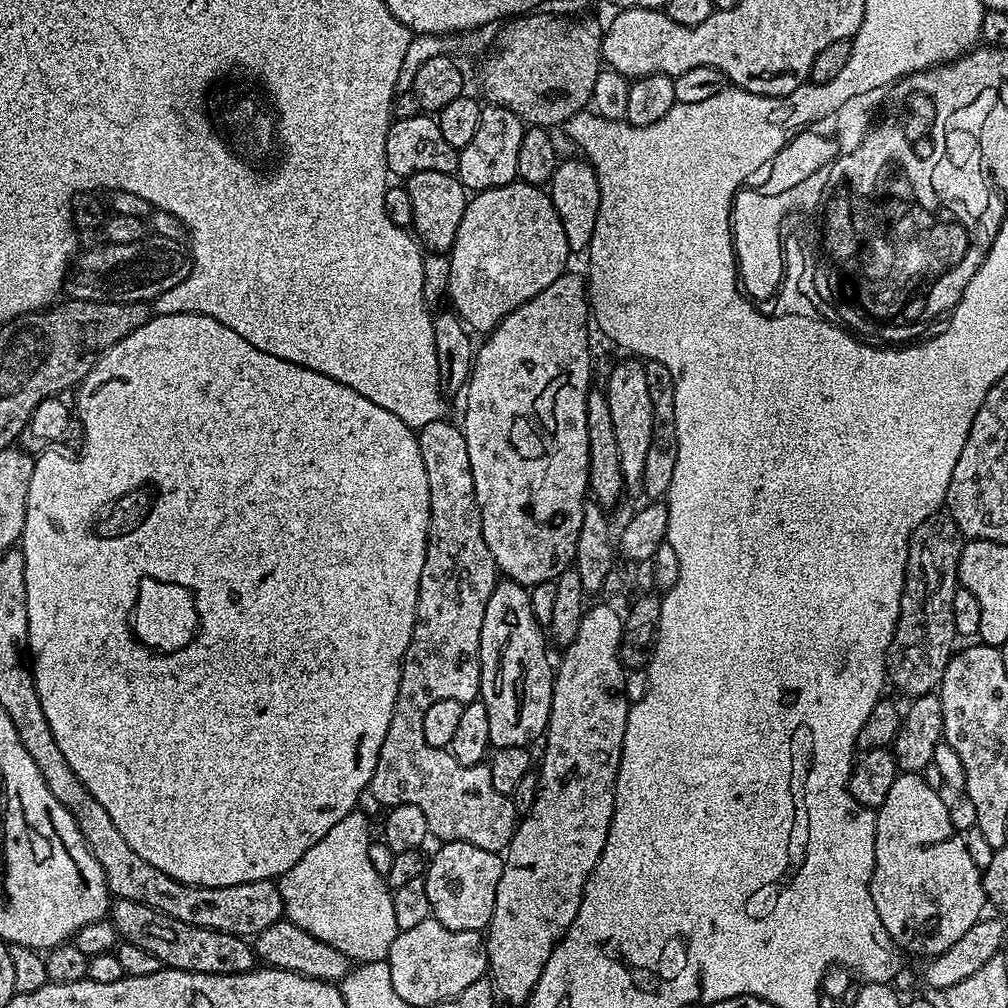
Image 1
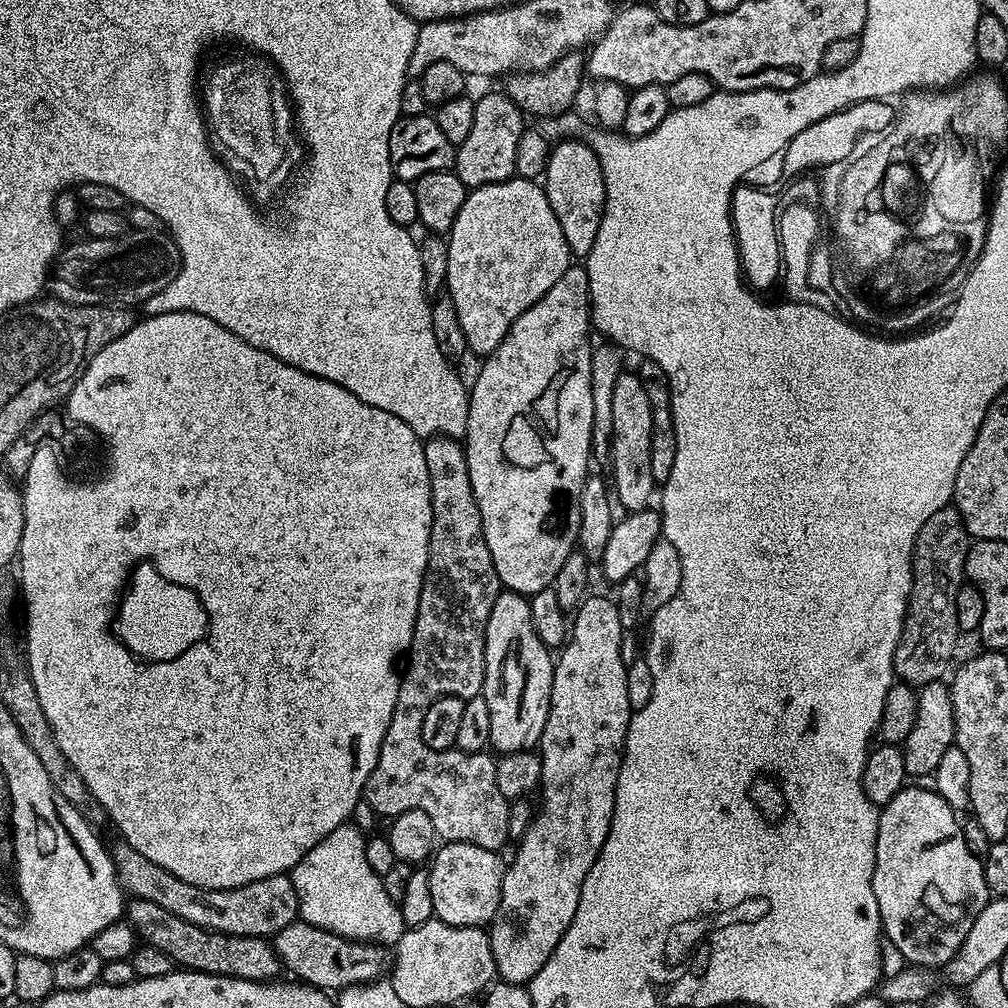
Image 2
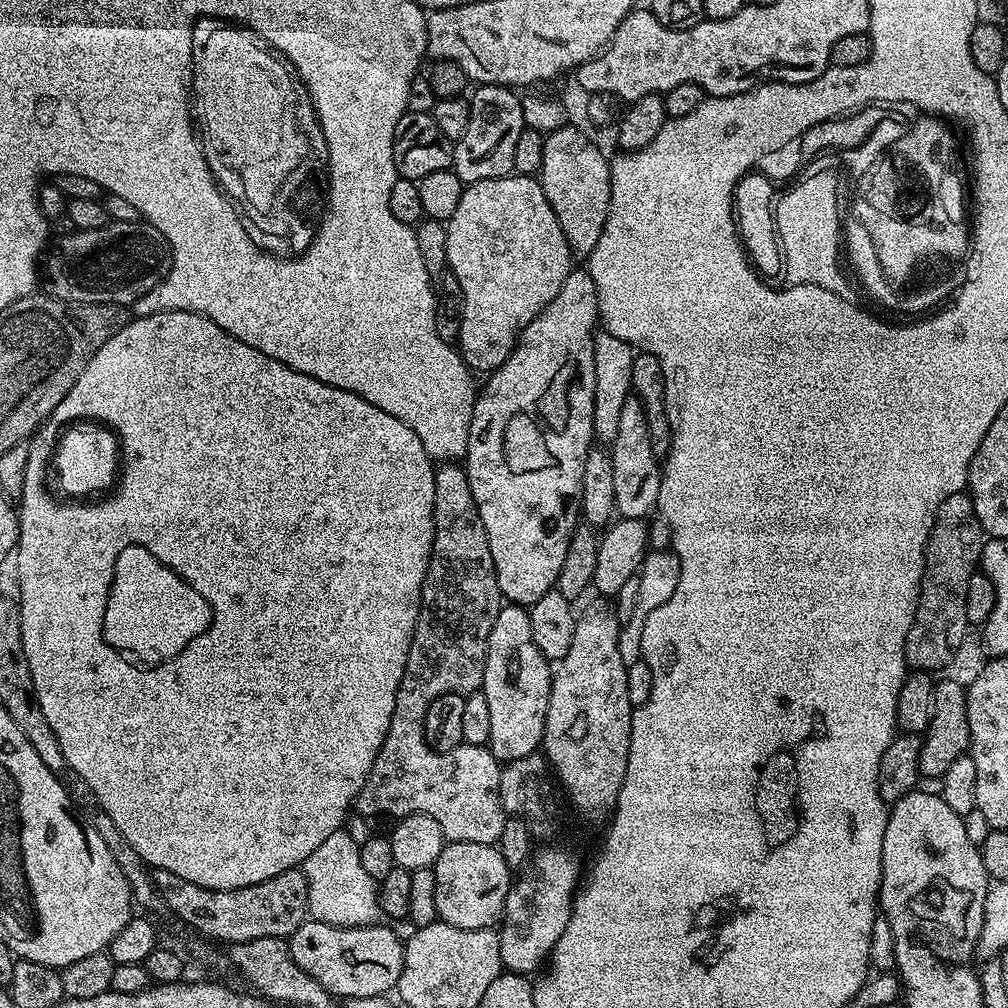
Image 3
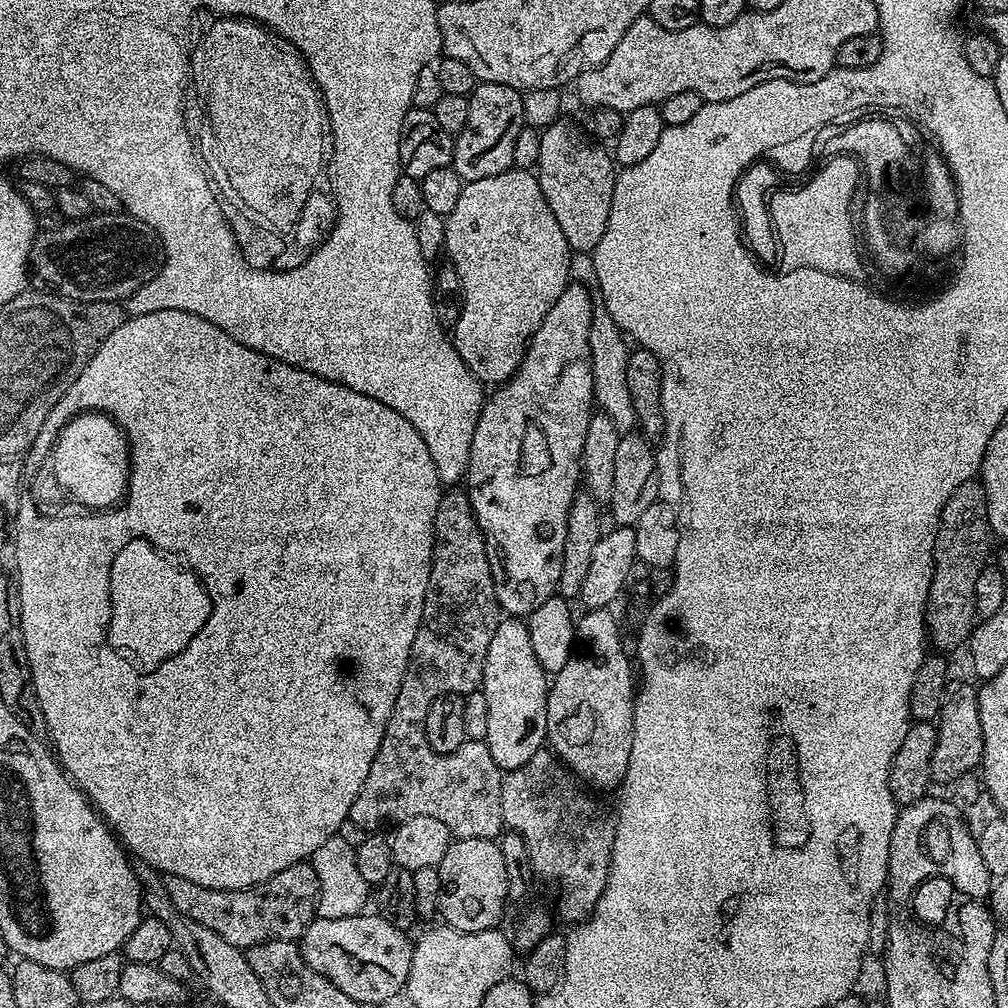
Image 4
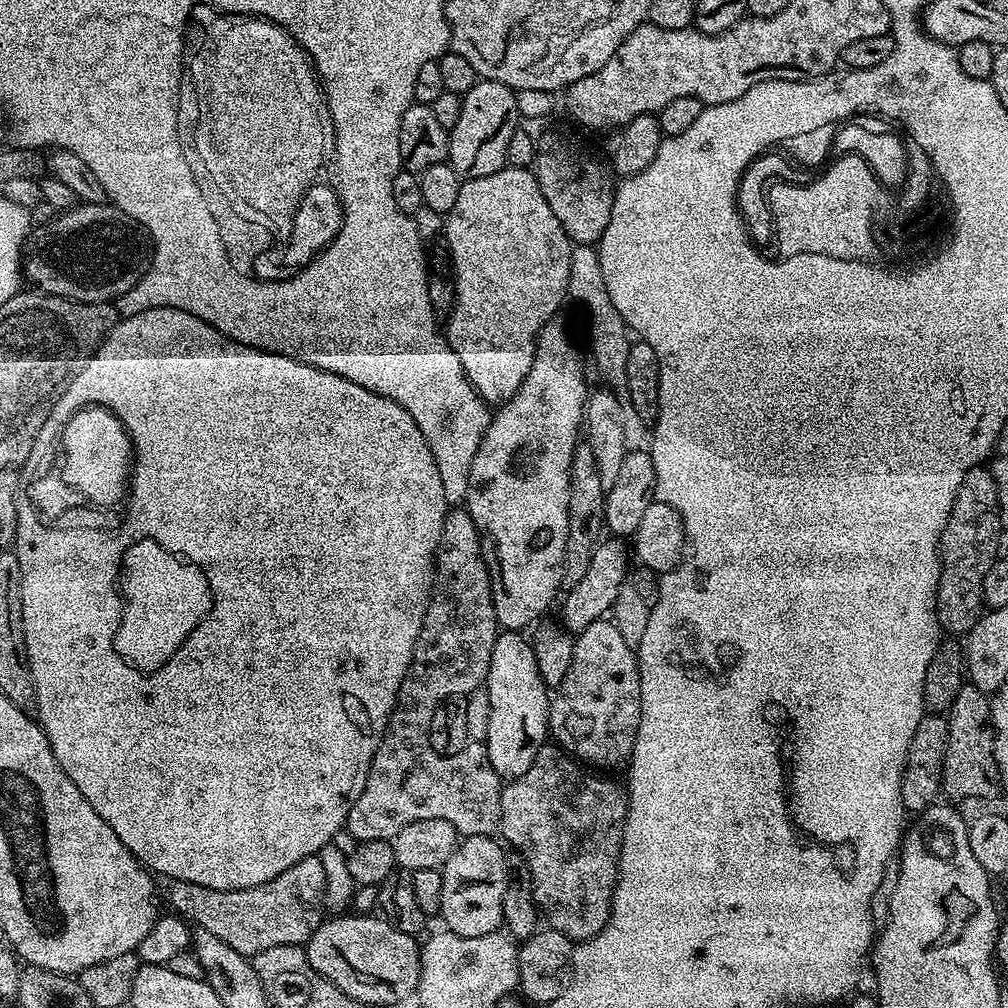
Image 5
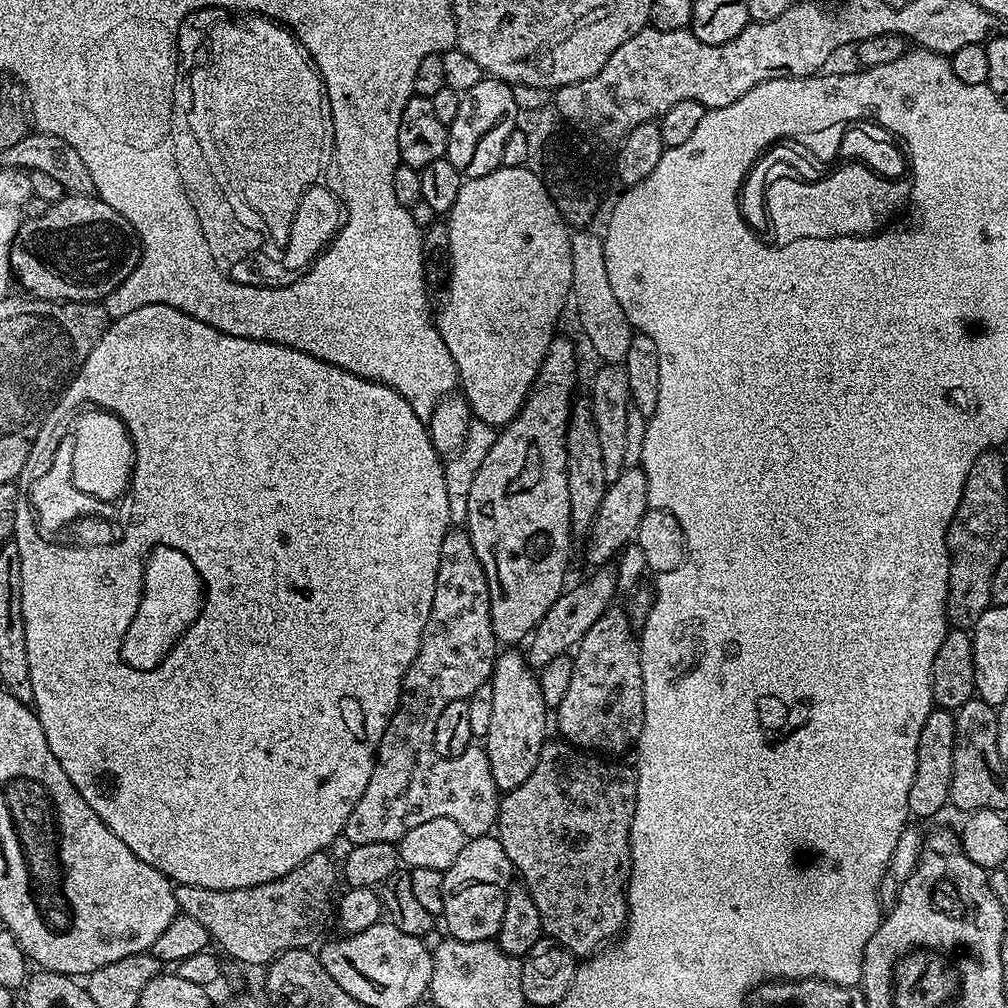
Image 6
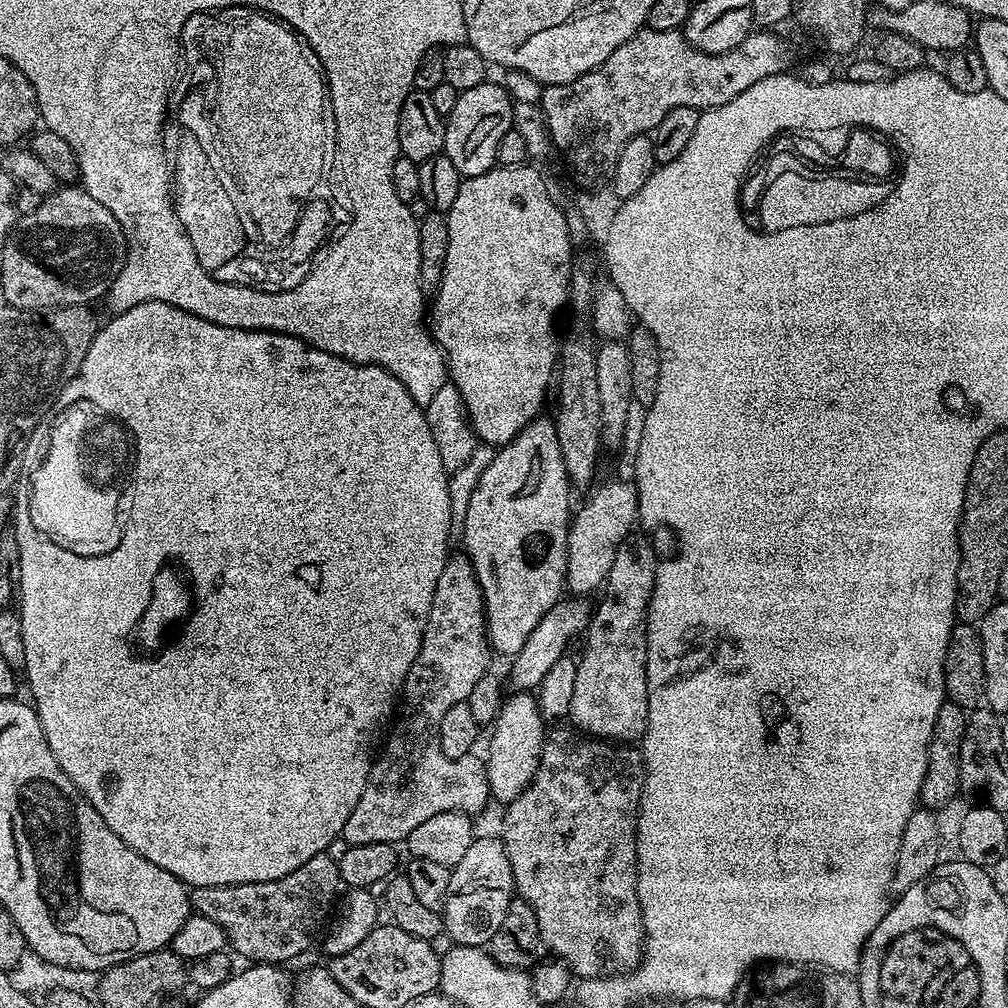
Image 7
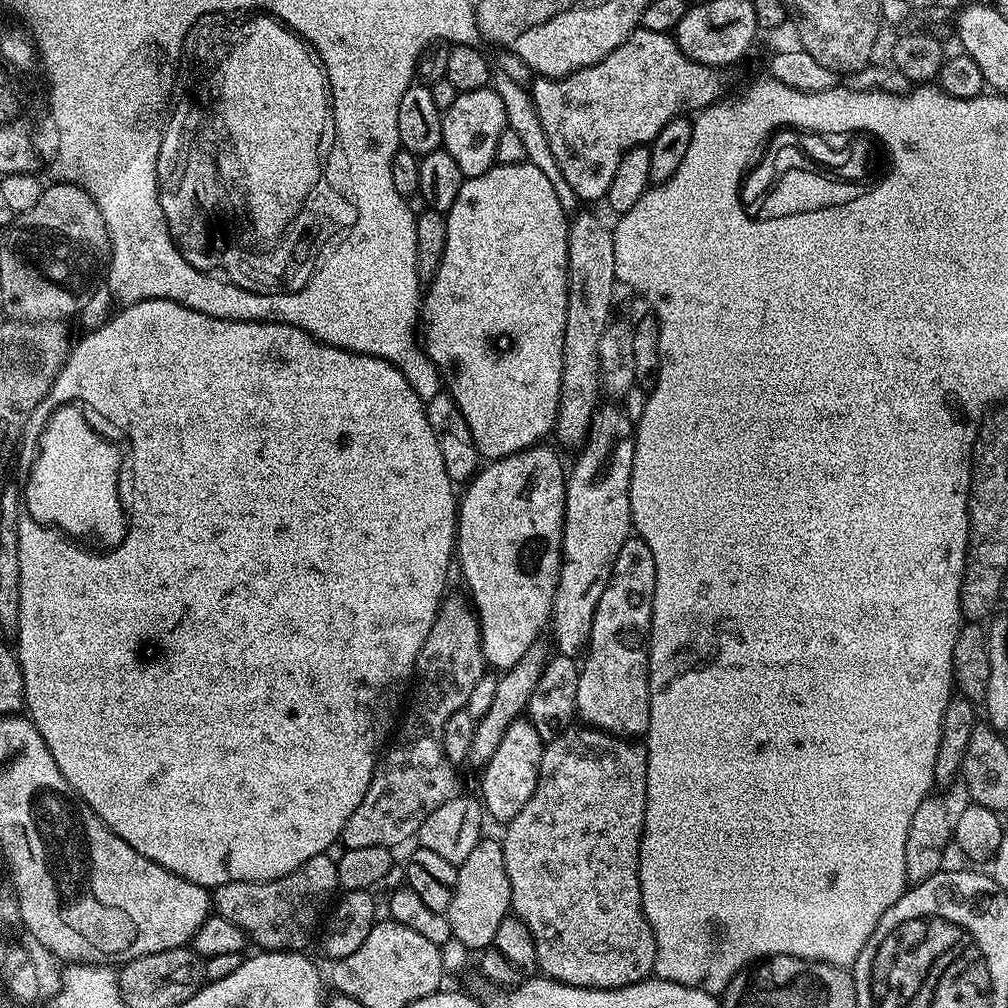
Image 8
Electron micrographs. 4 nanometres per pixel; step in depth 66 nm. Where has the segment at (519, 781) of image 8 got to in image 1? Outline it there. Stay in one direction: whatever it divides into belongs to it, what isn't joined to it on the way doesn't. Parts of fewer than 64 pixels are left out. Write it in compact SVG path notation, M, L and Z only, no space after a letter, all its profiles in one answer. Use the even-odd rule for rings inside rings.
M501 579L486 602L486 618L482 618L480 639L480 694L486 714L490 714L490 745L498 748L528 748L531 740L539 741L548 727L548 715L552 705L552 681L554 664L548 661L544 649L542 626L534 618L530 606L529 589L513 580Z

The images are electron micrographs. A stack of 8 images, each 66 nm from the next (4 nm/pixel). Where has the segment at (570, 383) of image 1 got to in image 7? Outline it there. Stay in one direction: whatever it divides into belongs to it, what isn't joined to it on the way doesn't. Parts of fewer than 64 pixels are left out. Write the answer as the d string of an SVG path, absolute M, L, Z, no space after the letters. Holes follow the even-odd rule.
M544 419L533 420L509 444L503 445L497 451L495 458L490 462L490 466L486 466L486 474L482 474L482 478L478 478L478 486L474 486L474 494L470 494L470 506L466 506L466 522L464 523L464 539L462 541L463 551L472 559L476 577L482 586L484 617L488 619L488 642L492 646L493 653L499 654L501 652L505 658L511 658L516 655L518 650L522 650L522 646L525 644L526 638L530 638L534 626L538 626L538 622L542 622L544 615L562 599L562 593L565 591L568 579L568 525L570 523L568 471L562 462L562 450L558 446L555 419Z

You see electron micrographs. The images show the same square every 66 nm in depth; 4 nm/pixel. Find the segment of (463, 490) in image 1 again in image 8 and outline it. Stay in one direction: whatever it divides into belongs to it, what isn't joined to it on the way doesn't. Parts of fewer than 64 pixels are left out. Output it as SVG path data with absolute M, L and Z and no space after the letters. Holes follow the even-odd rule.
M451 596L441 603L434 626L430 626L430 634L426 634L426 642L422 642L411 685L412 701L408 704L404 721L403 716L399 721L396 741L394 736L392 749L389 752L387 749L379 757L366 798L358 802L358 810L354 810L346 822L342 837L346 848L382 846L395 849L396 844L403 840L411 841L418 826L422 826L422 822L434 814L442 802L450 802L461 795L457 765L451 764L444 756L440 739L446 718L467 709L478 678L486 675L486 661L475 607L465 597L464 601L460 596Z

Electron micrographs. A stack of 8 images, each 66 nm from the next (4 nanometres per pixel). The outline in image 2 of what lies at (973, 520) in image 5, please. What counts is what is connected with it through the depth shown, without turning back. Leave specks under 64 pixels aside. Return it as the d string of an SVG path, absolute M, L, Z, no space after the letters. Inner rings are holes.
M955 506L938 510L938 514L926 518L926 526L922 526L918 534L912 555L912 593L894 654L895 675L905 684L923 686L941 679L956 652L956 639L962 636L956 599L958 590L966 583L964 567L969 547L968 528Z

